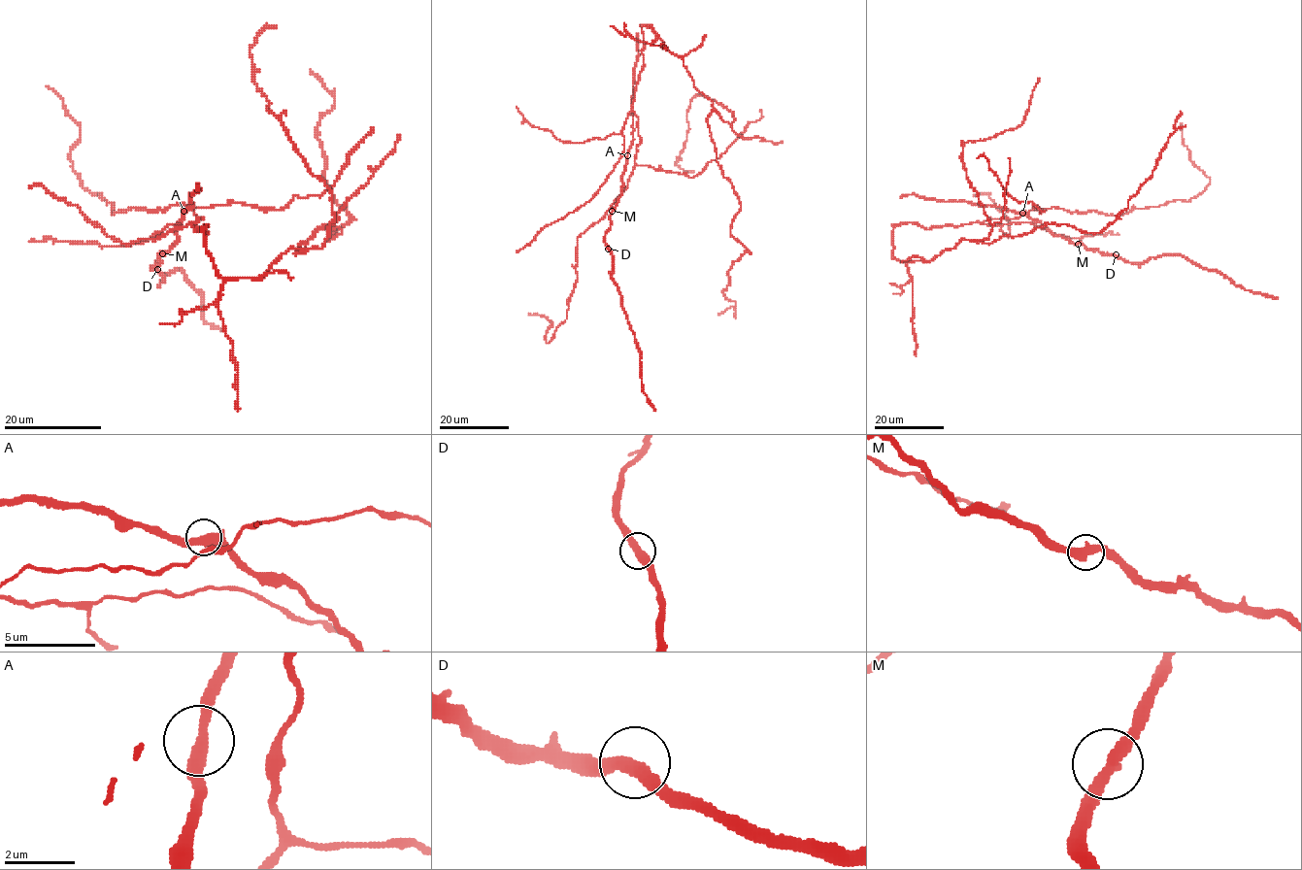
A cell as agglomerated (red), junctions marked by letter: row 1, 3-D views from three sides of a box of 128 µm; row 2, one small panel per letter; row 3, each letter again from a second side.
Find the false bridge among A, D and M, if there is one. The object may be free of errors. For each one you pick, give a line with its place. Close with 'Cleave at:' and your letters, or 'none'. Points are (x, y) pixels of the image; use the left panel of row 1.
D: at (157, 269)
Cleave at: D

